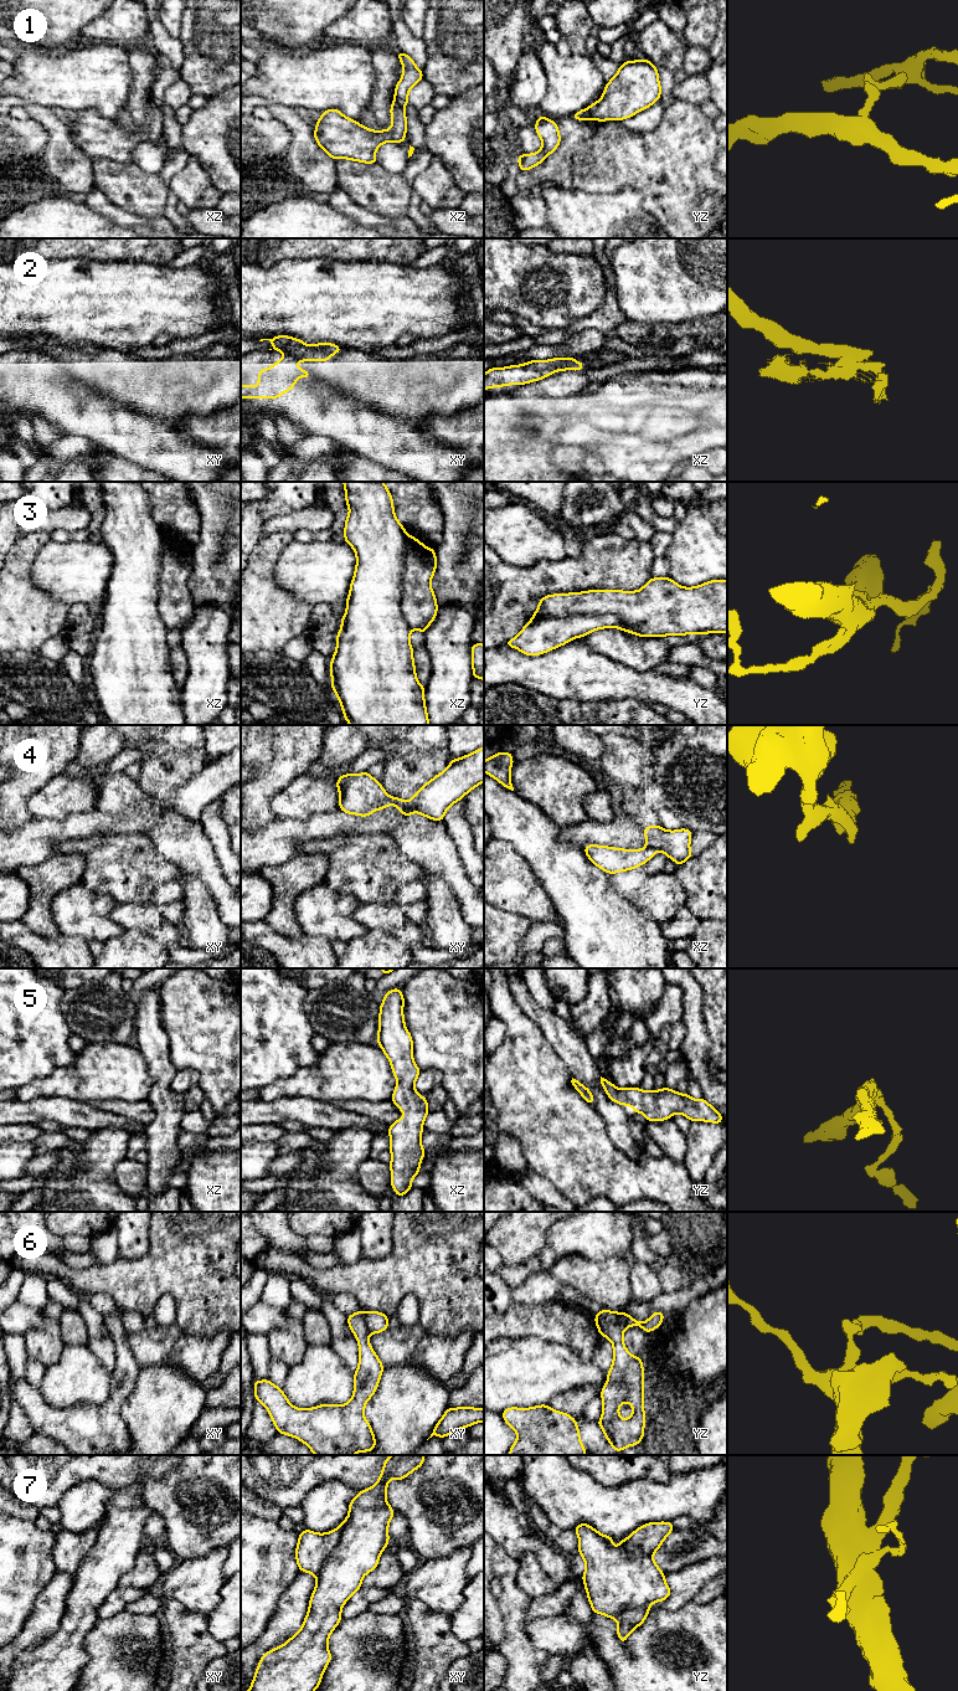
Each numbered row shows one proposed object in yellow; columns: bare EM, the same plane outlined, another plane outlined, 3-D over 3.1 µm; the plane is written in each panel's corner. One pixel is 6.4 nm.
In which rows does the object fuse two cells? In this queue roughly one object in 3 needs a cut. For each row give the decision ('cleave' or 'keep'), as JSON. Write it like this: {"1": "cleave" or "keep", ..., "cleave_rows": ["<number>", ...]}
{"1": "cleave", "2": "cleave", "3": "cleave", "4": "cleave", "5": "keep", "6": "cleave", "7": "cleave", "cleave_rows": ["1", "2", "3", "4", "6", "7"]}

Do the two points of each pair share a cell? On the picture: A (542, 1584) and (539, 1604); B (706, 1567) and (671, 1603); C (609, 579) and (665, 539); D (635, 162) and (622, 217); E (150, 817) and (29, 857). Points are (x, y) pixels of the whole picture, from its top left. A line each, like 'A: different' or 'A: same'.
A: different
B: same
C: different
D: different
E: same

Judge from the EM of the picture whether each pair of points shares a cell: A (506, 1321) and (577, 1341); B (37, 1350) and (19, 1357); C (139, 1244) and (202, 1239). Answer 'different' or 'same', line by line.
A: same
B: different
C: different

